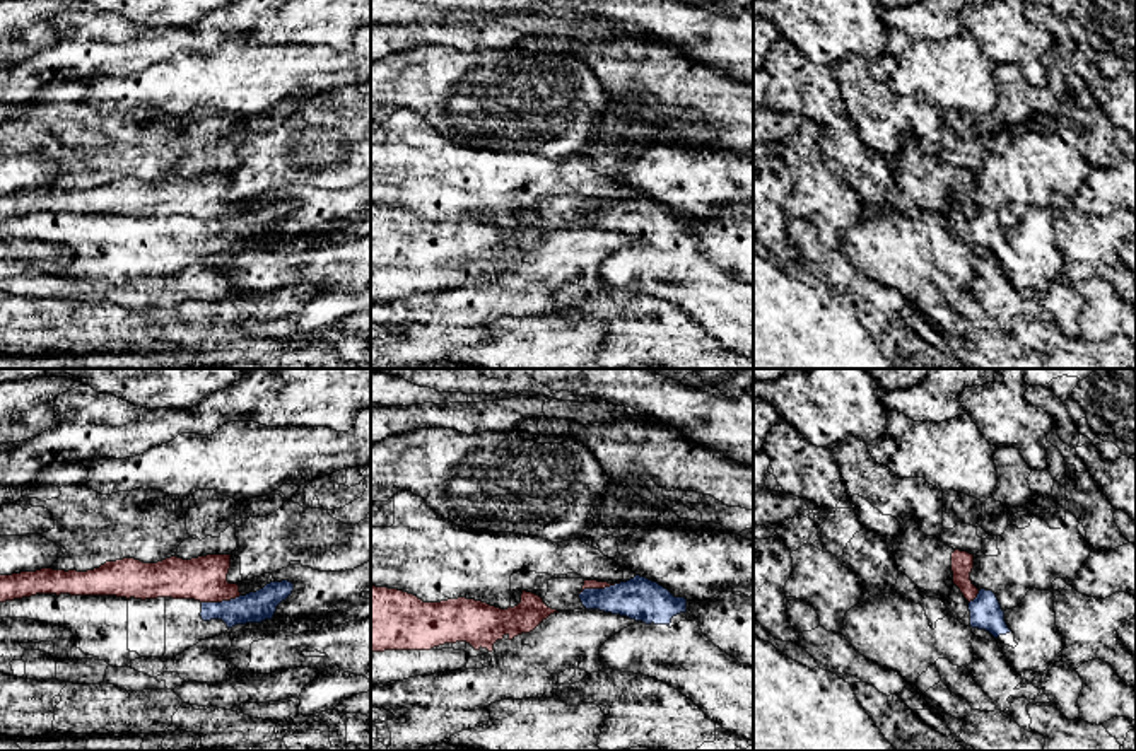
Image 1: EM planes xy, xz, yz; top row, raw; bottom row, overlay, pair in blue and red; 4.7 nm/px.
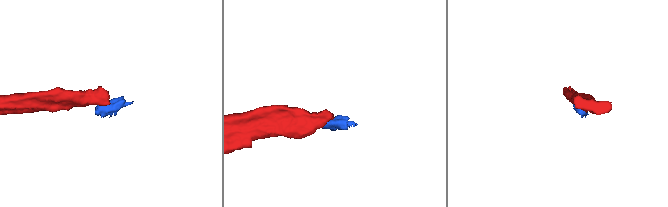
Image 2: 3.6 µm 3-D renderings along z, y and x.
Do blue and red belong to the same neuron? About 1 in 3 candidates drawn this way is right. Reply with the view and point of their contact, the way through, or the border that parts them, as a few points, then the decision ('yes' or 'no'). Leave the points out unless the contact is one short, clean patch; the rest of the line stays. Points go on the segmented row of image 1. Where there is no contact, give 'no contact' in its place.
contact xy (222, 601); border xy (240, 594), (229, 599), (202, 603); no

